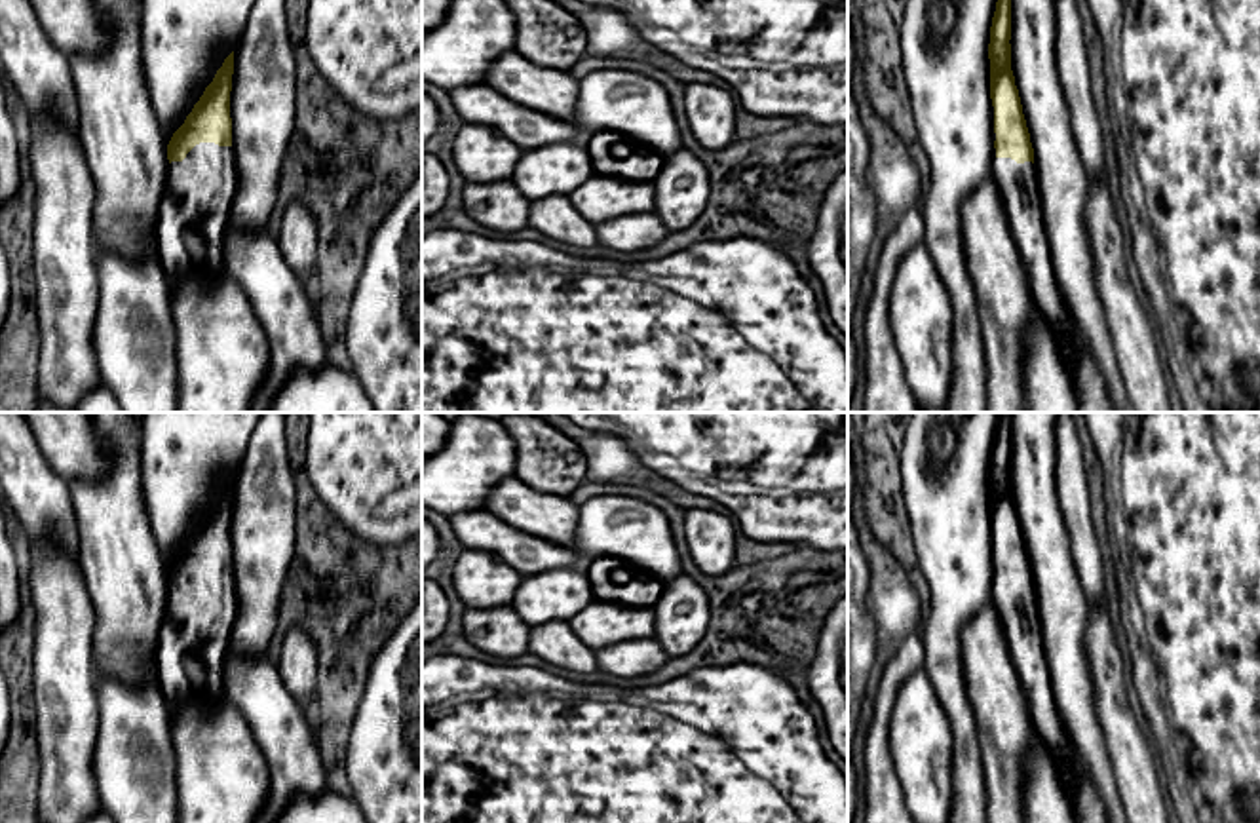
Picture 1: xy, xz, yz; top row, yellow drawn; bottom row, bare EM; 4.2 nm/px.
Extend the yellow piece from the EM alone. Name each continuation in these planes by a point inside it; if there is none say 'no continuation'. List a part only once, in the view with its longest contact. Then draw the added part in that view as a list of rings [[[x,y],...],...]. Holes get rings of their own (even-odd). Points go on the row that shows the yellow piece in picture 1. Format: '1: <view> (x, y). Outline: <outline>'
1: xy (194, 211). Outline: [[[215,143],[196,144],[182,162],[171,162],[154,228],[160,264],[173,281],[184,274],[200,274],[205,279],[226,276],[222,266],[222,243],[232,215],[236,194],[236,158],[232,146]]]

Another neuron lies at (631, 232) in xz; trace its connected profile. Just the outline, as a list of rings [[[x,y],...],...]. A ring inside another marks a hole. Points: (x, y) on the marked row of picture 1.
[[[654,211],[623,215],[595,224],[597,243],[614,251],[633,253],[658,245],[669,228]]]

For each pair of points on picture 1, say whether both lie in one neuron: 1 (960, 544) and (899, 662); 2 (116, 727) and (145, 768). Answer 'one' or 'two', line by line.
1: two
2: one

